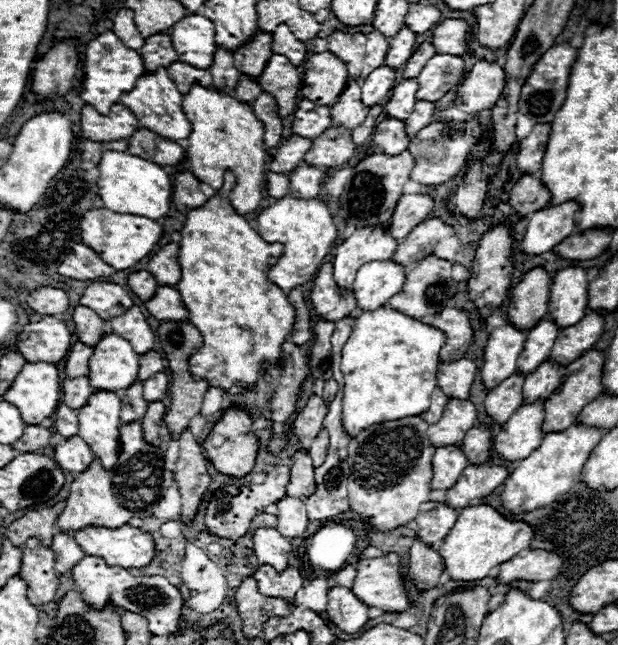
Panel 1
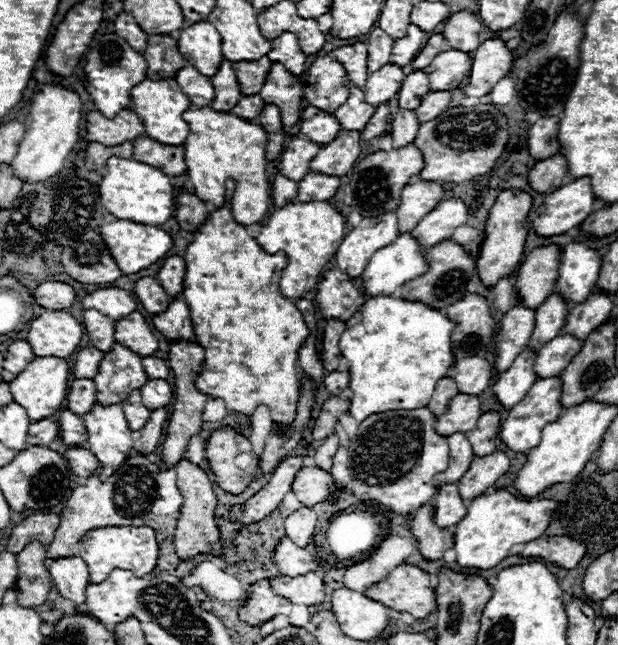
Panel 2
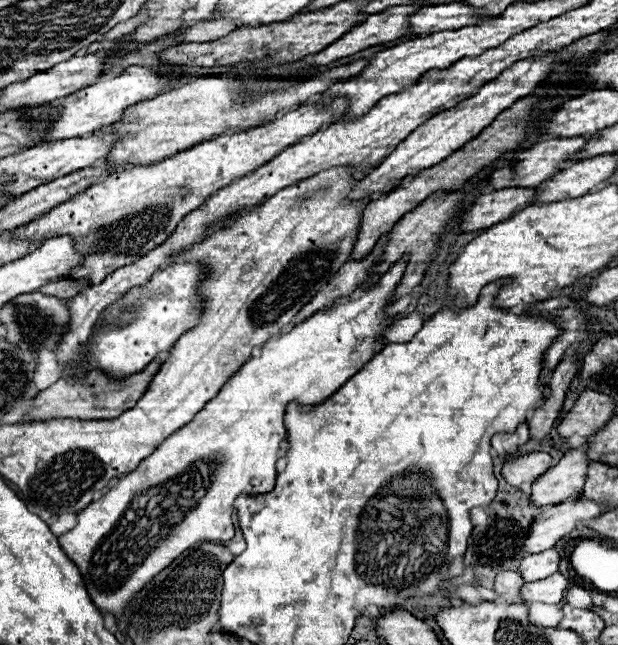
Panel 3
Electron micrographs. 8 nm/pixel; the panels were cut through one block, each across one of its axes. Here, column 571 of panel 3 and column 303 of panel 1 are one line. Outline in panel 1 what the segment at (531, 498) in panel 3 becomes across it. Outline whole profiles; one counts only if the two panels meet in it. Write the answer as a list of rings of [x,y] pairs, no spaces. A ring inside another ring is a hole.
[[[298,450],[292,458],[290,482],[288,482],[286,494],[294,498],[308,498],[316,492],[316,488],[318,484],[314,480],[314,464],[306,450]]]

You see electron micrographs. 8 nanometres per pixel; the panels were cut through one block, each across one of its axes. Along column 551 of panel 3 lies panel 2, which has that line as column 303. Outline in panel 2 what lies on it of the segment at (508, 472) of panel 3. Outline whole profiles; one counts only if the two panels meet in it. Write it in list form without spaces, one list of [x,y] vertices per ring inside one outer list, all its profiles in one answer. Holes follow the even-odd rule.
[[[290,456],[284,462],[280,462],[278,468],[272,472],[270,482],[258,494],[254,494],[242,508],[234,508],[232,518],[238,522],[258,522],[266,518],[272,510],[280,506],[284,496],[292,490],[296,472],[304,466],[306,466],[304,456]]]

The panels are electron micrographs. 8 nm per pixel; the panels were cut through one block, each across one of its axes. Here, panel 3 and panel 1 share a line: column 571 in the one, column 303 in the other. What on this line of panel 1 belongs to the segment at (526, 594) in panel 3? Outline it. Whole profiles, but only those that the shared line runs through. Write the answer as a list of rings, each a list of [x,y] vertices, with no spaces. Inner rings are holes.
[[[262,564],[252,578],[258,582],[260,592],[264,592],[266,596],[280,596],[284,600],[292,600],[304,586],[304,578],[296,568],[288,568],[278,574],[272,566]]]

